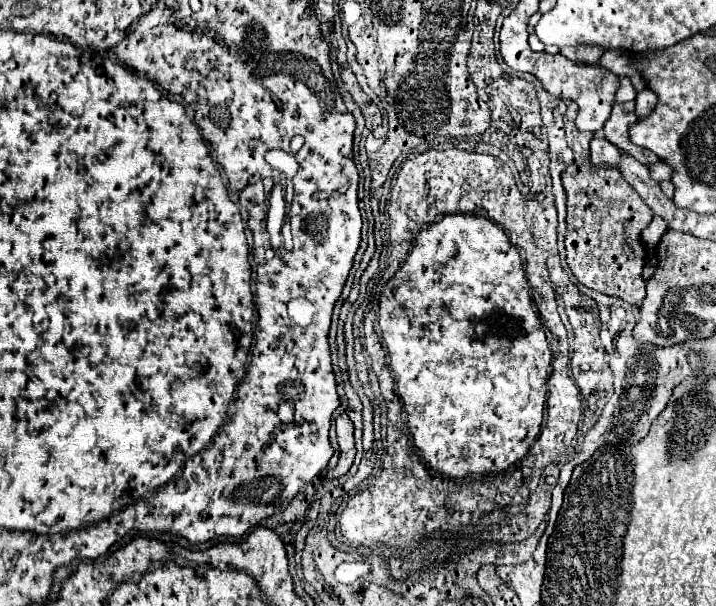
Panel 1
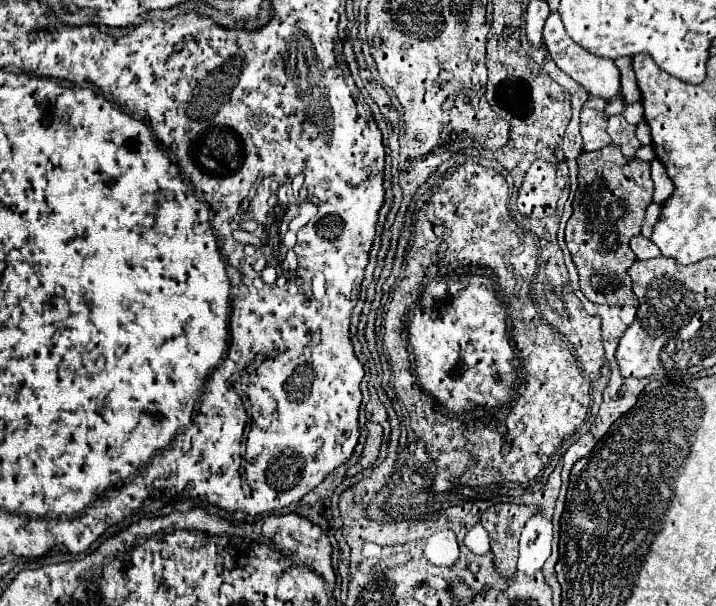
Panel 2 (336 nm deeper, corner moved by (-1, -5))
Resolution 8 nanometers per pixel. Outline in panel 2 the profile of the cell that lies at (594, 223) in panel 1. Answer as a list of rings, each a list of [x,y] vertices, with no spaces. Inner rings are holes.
[[[609,144],[595,152],[583,152],[577,164],[579,164],[579,190],[573,198],[573,216],[569,218],[565,228],[565,242],[579,272],[579,288],[587,296],[587,300],[595,304],[637,308],[639,302],[631,290],[631,280],[627,274],[627,268],[633,264],[633,260],[637,260],[629,248],[629,240],[641,232],[645,208],[651,204],[653,180],[649,176],[649,162],[641,162],[637,158],[625,160],[621,150]]]

